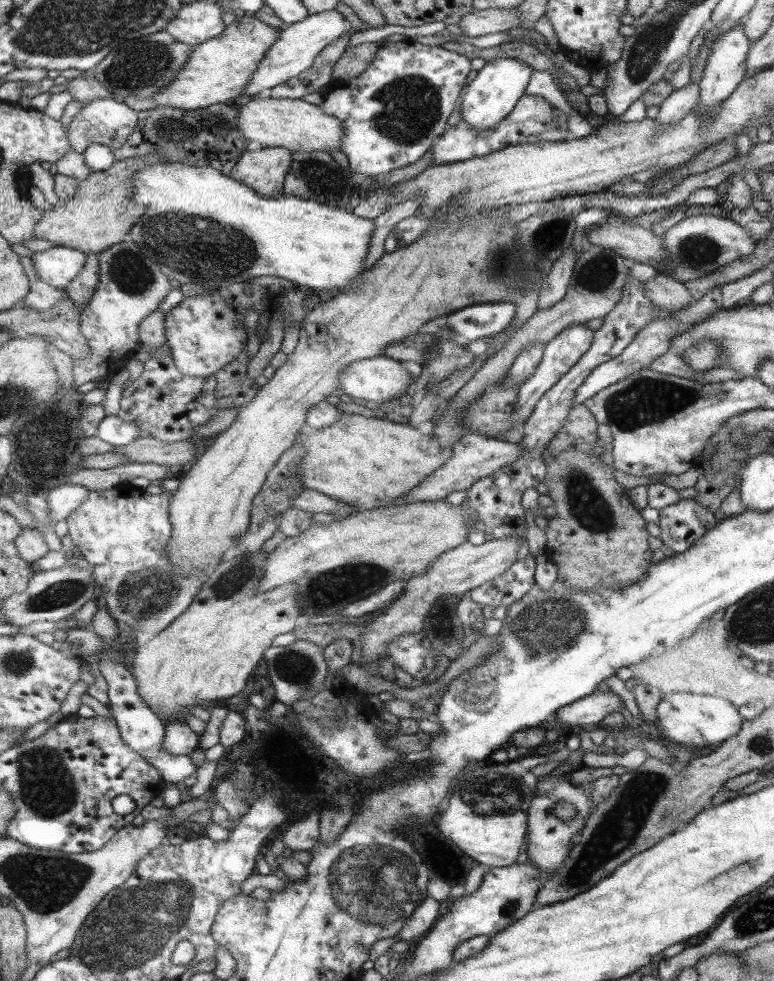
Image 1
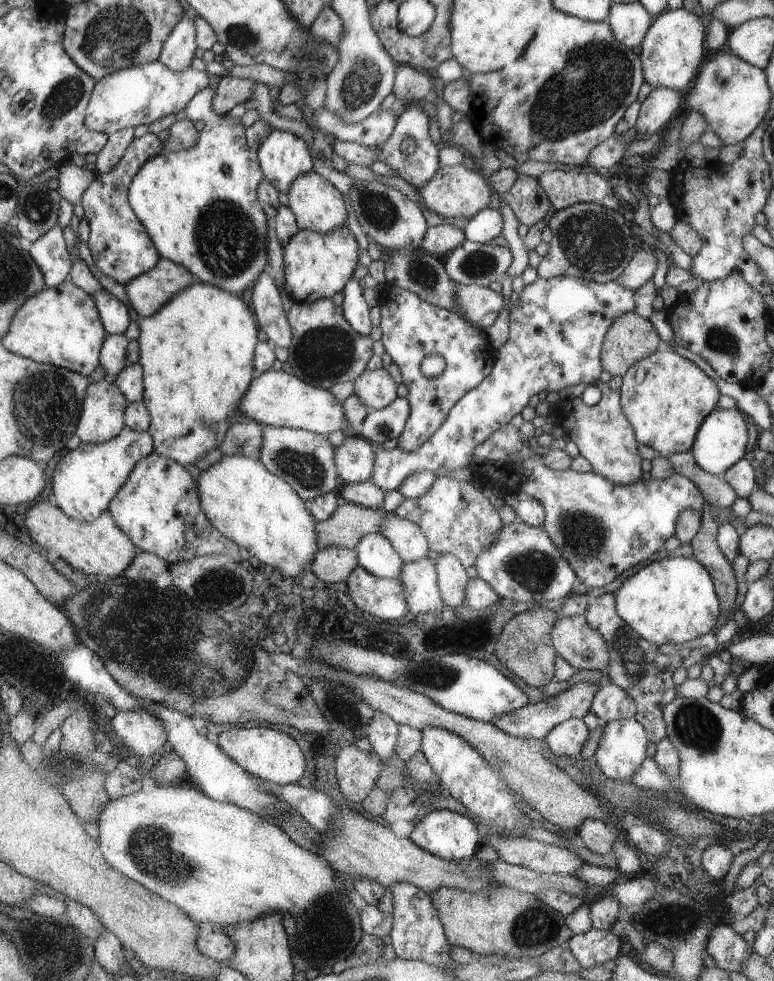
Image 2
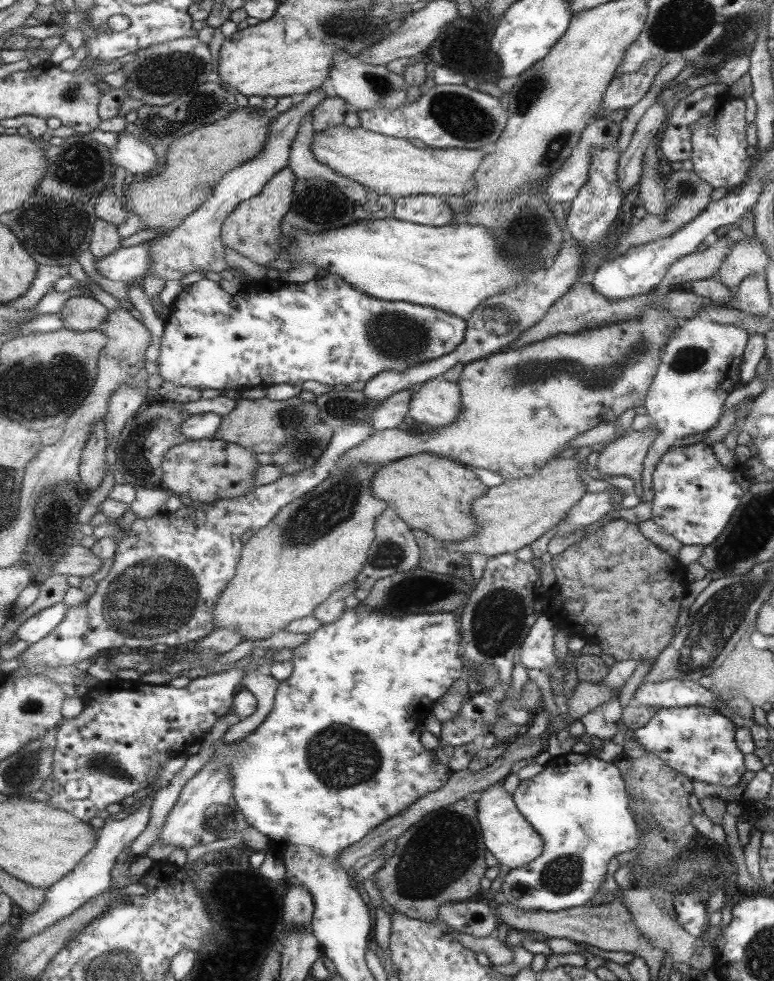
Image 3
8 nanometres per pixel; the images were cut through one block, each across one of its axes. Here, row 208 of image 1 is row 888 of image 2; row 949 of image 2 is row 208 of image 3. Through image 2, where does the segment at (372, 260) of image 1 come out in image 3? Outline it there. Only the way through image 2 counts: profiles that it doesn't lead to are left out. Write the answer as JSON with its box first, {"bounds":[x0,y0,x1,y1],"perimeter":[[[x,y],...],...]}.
{"bounds":[393,196,454,227],"perimeter":[[[410,196],[397,200],[394,208],[393,218],[402,221],[413,221],[413,224],[420,224],[430,227],[442,227],[452,225],[454,212],[446,203],[445,196]]]}

